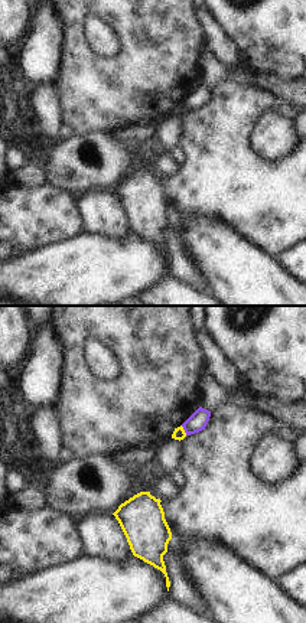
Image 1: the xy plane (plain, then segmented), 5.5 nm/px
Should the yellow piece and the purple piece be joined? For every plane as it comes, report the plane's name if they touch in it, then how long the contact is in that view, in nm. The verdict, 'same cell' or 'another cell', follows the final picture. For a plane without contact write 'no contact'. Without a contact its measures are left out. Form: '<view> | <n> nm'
xy | 70 nm

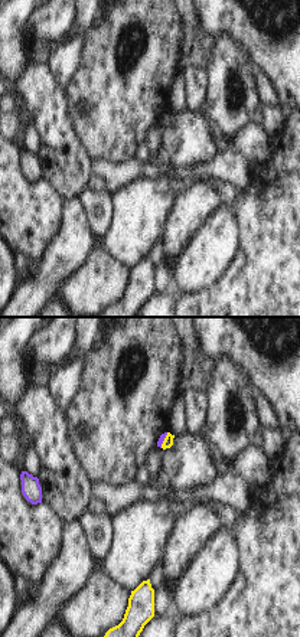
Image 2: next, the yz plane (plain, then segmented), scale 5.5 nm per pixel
yz | 100 nm

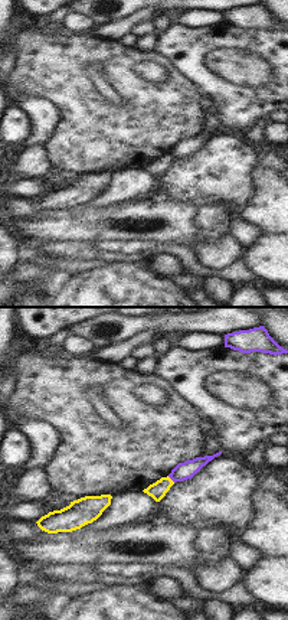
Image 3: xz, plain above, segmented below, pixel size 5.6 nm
xz | 60 nm

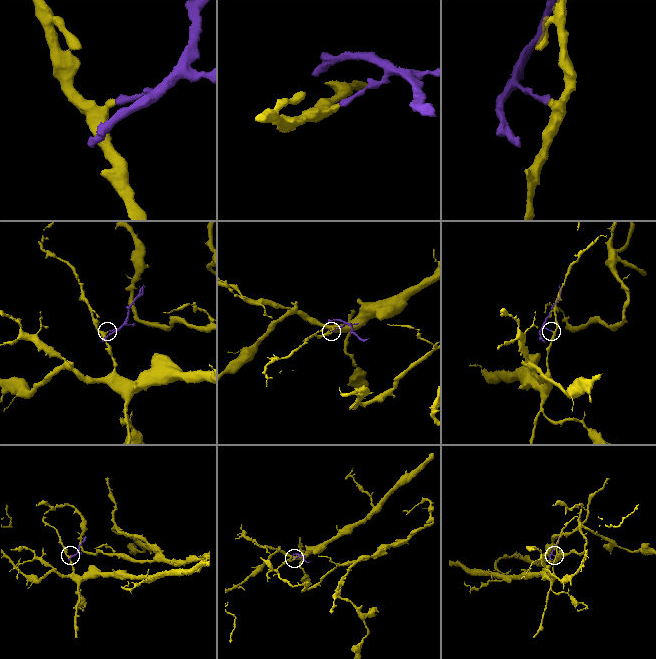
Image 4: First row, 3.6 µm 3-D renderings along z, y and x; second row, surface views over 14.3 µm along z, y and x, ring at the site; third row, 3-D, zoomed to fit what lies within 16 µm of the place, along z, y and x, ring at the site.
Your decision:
another cell

